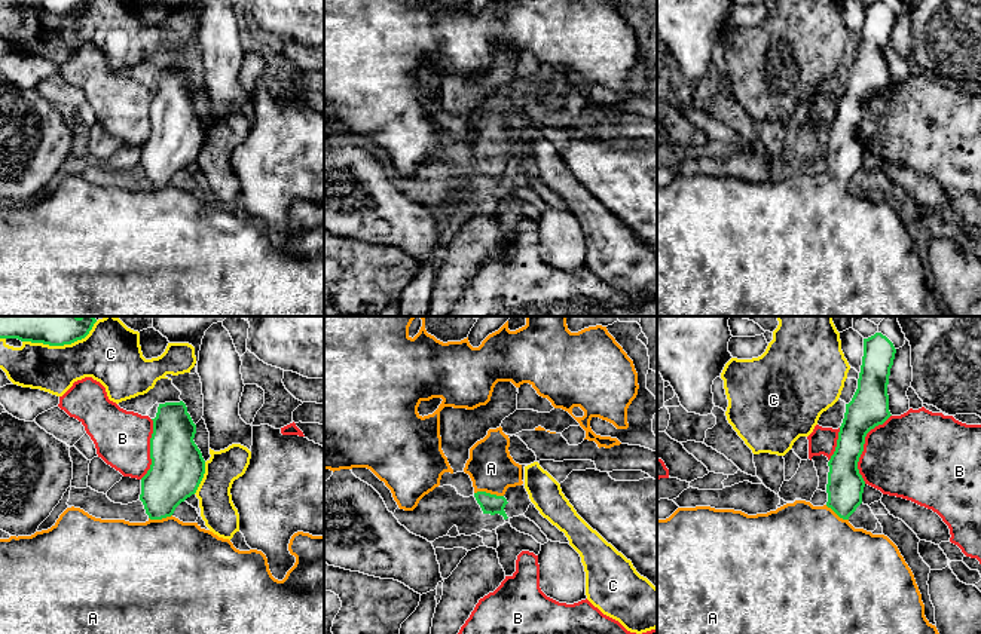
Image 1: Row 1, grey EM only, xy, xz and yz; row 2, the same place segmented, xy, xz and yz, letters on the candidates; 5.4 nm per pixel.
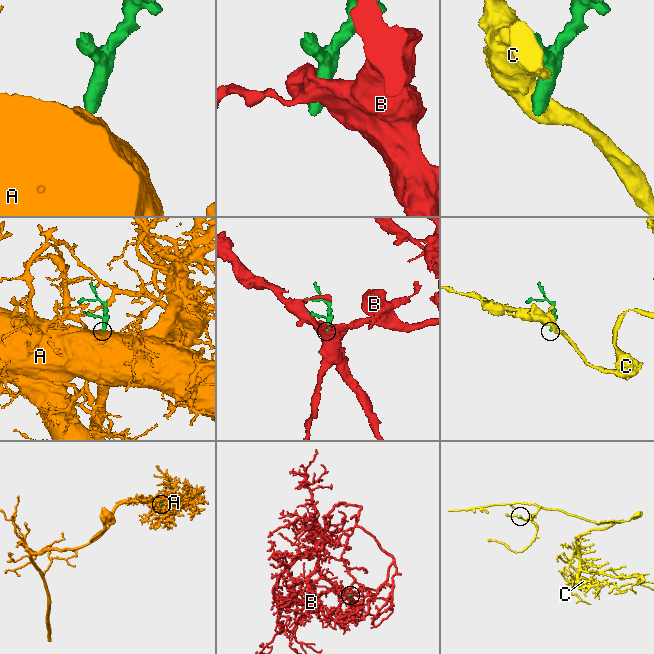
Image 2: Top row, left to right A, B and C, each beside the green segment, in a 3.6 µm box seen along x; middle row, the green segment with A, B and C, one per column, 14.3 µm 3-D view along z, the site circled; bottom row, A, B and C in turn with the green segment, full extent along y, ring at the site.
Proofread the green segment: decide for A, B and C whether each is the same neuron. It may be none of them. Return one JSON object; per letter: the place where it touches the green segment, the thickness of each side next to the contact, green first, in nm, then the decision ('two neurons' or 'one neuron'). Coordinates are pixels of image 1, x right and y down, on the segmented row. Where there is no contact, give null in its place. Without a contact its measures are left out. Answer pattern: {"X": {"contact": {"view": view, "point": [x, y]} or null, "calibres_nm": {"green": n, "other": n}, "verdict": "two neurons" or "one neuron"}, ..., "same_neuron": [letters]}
{"A": {"contact": {"view": "xz", "point": [489, 493]}, "calibres_nm": {"green": 110, "other": 260}, "verdict": "one neuron"}, "B": {"contact": {"view": "yz", "point": [862, 447]}, "calibres_nm": {"green": 200, "other": 440}, "verdict": "two neurons"}, "C": {"contact": {"view": "xy", "point": [202, 477]}, "calibres_nm": {"green": 300, "other": 190}, "verdict": "two neurons"}, "same_neuron": ["A"]}

